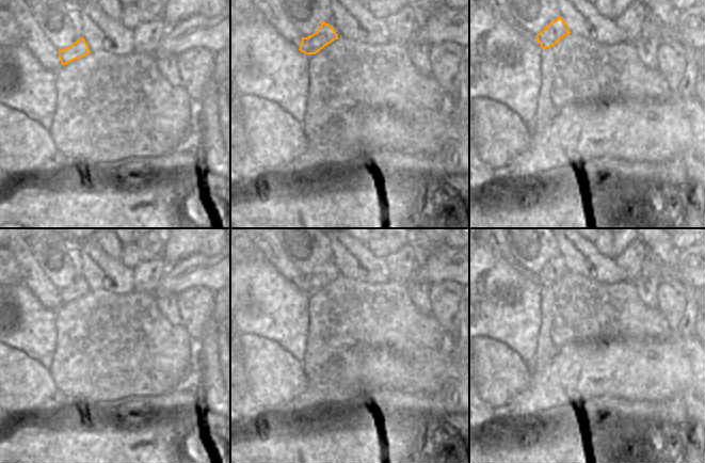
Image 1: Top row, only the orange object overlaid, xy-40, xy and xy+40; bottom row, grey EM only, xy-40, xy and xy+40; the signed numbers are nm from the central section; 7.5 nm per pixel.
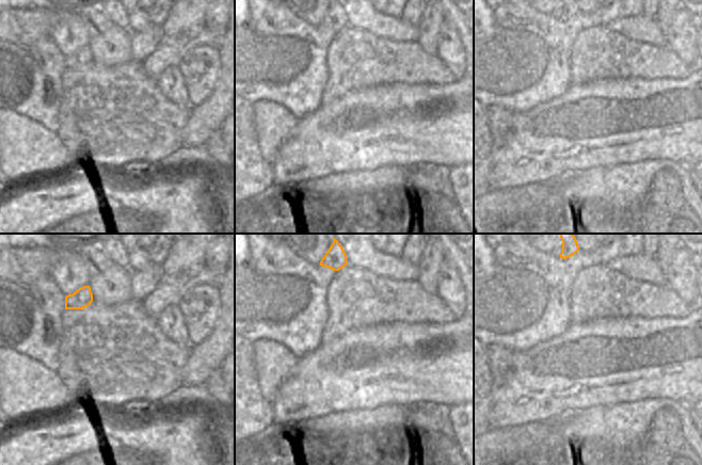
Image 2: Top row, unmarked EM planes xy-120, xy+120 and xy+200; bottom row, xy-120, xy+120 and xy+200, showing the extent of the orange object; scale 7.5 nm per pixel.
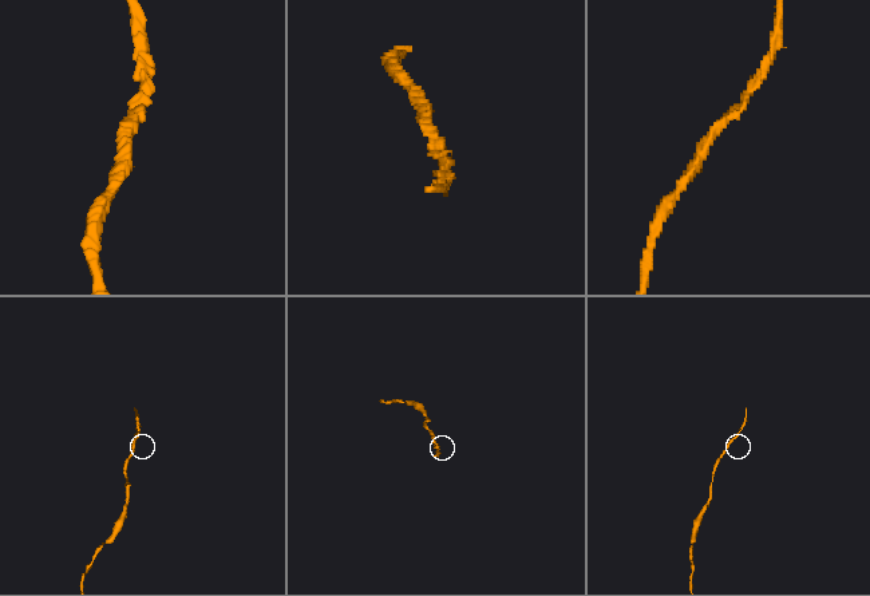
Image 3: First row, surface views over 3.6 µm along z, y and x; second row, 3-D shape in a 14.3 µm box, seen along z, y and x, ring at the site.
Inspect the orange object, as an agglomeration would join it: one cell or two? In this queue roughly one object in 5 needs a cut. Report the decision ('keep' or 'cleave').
keep

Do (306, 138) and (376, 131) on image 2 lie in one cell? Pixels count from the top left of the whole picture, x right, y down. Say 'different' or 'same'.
same

